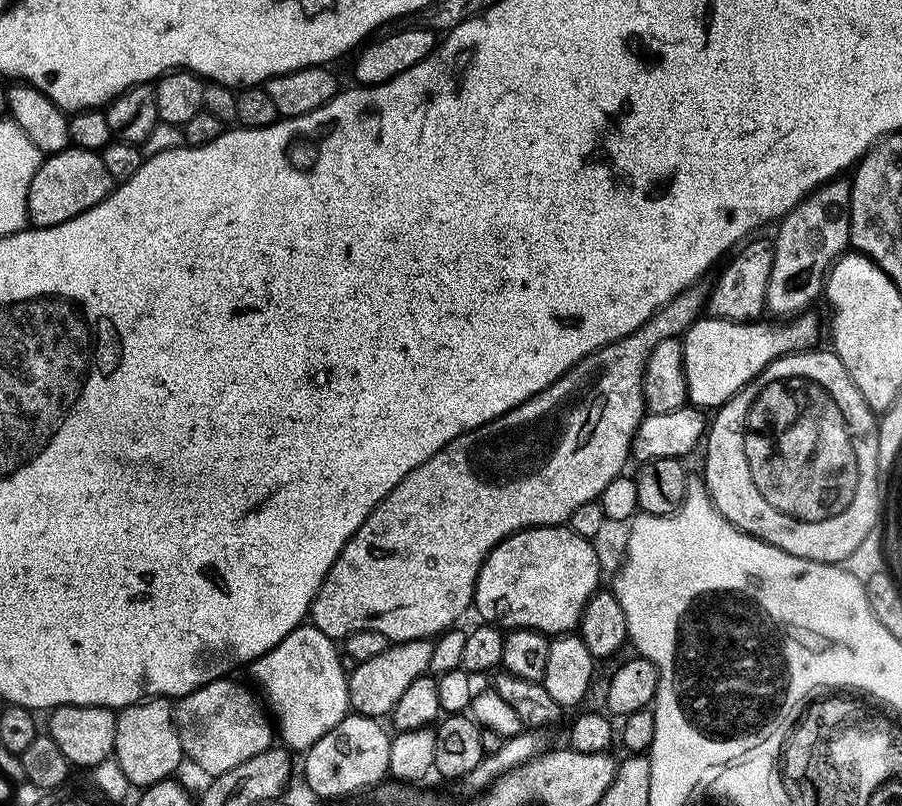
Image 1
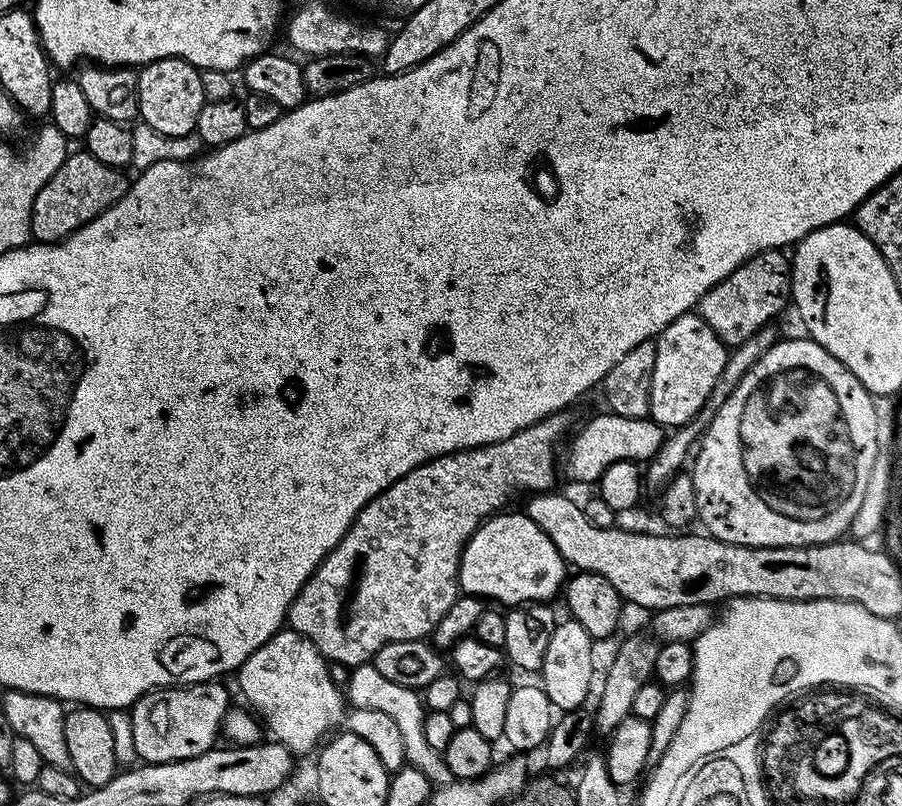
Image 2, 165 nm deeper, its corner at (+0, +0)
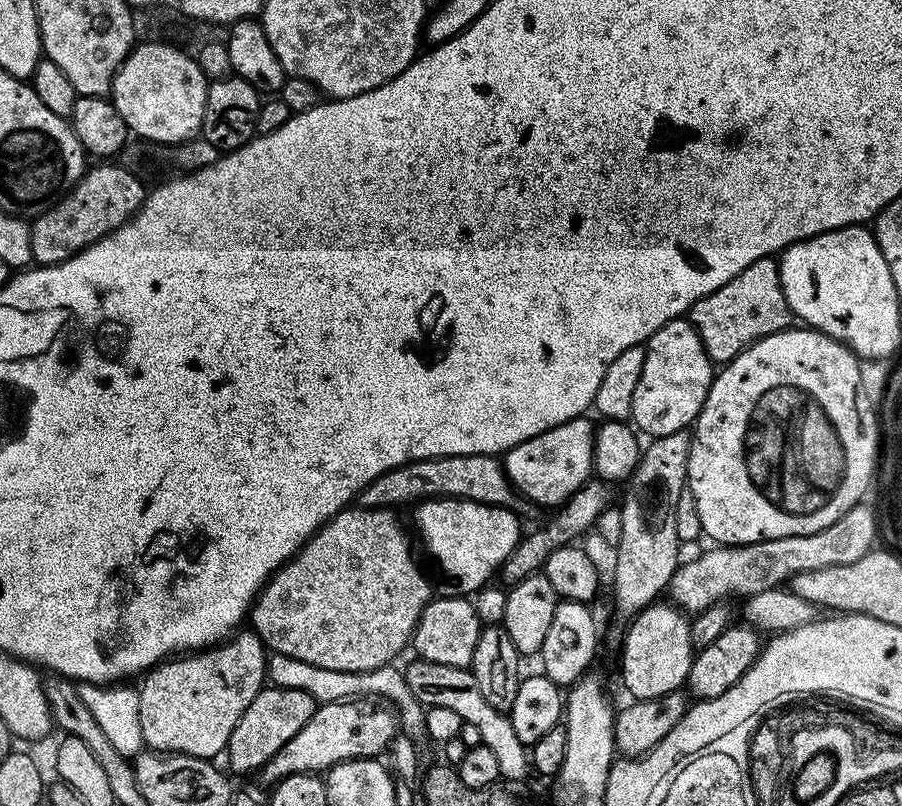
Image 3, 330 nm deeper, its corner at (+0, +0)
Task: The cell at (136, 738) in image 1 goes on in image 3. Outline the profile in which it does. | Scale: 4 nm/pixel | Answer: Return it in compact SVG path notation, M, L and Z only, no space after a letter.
M240 630L231 638L203 650L168 658L148 669L143 677L144 685L139 685L140 717L142 718L142 738L151 751L161 754L197 756L203 760L216 758L223 753L230 742L230 734L238 725L246 708L250 706L260 690L265 687L268 671L268 656L260 637L251 630Z

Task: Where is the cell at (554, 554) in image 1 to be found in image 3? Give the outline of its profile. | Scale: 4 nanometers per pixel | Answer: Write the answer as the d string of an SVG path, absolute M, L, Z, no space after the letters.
M437 498L419 501L414 511L420 540L444 571L448 579L447 591L465 598L483 588L501 571L507 556L522 537L520 520L511 507L495 508L492 504L479 504L473 500Z

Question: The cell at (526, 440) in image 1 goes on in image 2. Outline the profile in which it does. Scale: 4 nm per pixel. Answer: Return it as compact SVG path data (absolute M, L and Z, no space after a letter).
M556 412L544 420L539 420L534 426L526 426L526 430L518 430L518 434L510 434L502 442L486 444L483 448L470 448L462 452L452 452L448 456L439 456L433 460L427 460L425 464L418 465L414 470L410 470L398 482L394 482L382 494L378 494L371 502L359 512L354 518L354 522L346 530L346 534L338 542L338 546L333 552L328 553L318 567L316 572L302 586L302 590L294 598L294 602L288 607L287 627L304 635L312 640L314 646L321 652L328 662L333 665L348 664L355 666L367 664L375 656L382 646L386 646L391 640L423 640L431 637L439 620L446 615L458 597L458 577L460 574L460 559L464 553L464 547L468 545L468 539L479 530L481 524L490 516L497 515L505 507L508 496L515 492L523 494L535 494L549 491L556 480L556 447L560 444L560 439L564 435L567 437L568 420L564 412Z

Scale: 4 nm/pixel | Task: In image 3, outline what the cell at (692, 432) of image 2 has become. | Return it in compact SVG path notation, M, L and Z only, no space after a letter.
M686 430L676 431L674 434L655 437L649 444L651 445L649 447L647 445L641 453L636 471L629 477L626 486L628 490L623 502L620 502L622 538L614 548L616 552L612 572L612 590L616 600L614 606L620 615L628 616L627 618L635 617L642 609L659 599L658 594L667 589L673 574L679 568L681 559L682 541L675 529L674 510L681 491L687 485L691 433Z

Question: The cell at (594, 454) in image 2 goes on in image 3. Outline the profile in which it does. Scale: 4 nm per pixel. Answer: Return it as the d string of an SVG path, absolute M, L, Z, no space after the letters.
M587 415L575 416L570 422L562 422L534 438L530 438L521 444L512 445L510 451L503 453L502 463L504 473L512 482L512 487L517 493L529 496L536 504L545 504L548 510L555 509L557 506L569 500L574 493L582 487L585 482L593 475L594 469L592 459L594 458L594 442L596 441L596 428L588 421Z

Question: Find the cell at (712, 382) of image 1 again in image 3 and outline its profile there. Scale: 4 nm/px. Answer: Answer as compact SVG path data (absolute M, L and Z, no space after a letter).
M687 318L666 322L655 334L646 341L644 350L646 366L642 366L642 378L638 378L638 386L634 389L634 406L630 417L631 423L645 437L661 437L682 431L695 425L696 415L702 410L706 402L706 394L712 385L714 365L702 346L702 338L694 330L694 326Z

